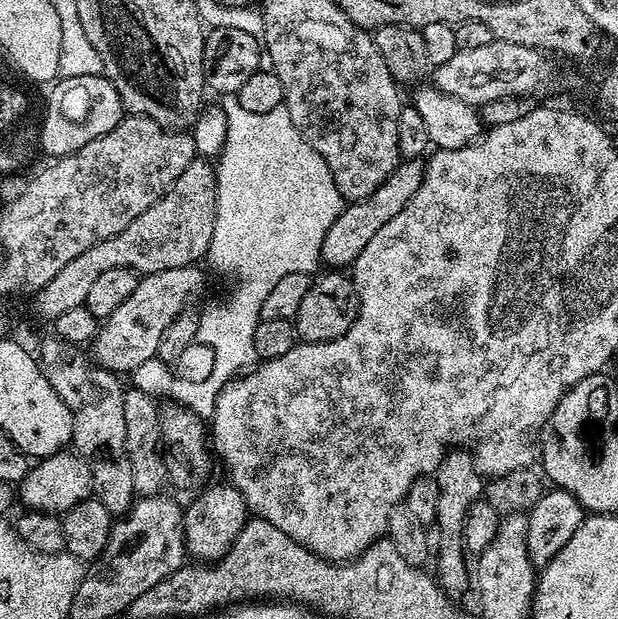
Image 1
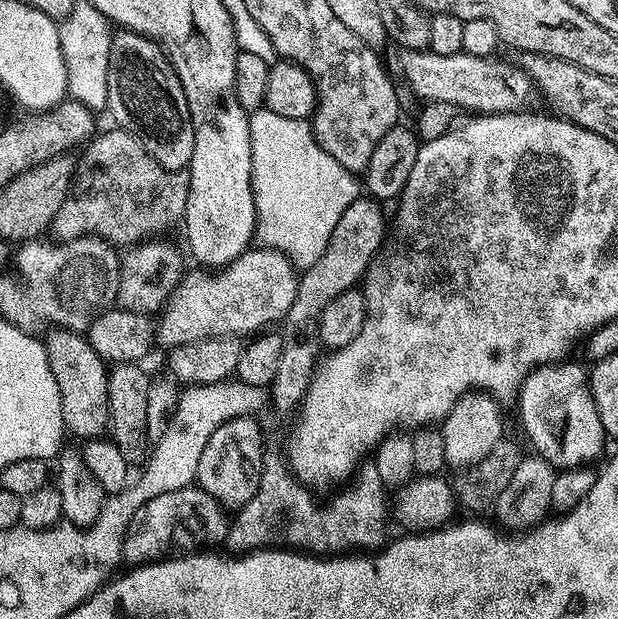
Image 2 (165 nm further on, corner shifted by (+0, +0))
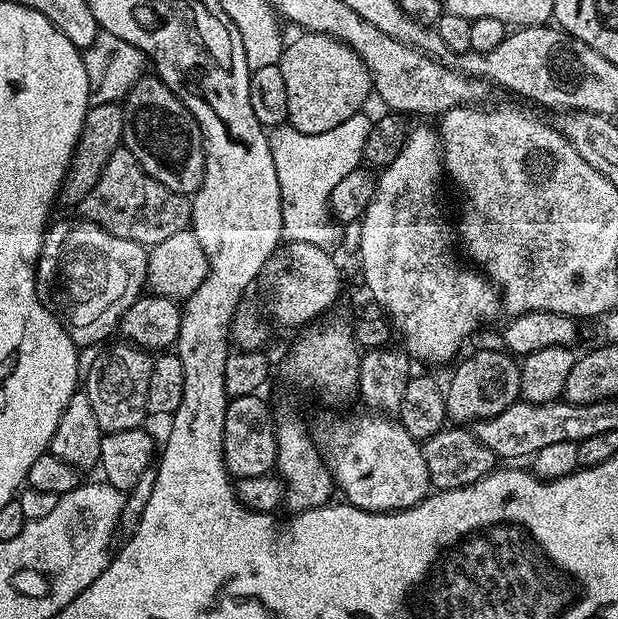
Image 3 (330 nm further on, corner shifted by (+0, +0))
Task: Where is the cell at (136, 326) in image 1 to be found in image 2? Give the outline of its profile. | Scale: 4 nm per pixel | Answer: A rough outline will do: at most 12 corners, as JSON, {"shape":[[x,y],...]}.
{"shape":[[252,246],[189,271],[159,313],[165,349],[248,338],[294,306],[293,257]]}

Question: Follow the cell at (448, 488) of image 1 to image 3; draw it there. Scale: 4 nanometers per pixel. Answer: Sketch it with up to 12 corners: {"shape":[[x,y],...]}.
{"shape":[[476,352],[443,389],[449,421],[468,426],[521,399],[521,365]]}

